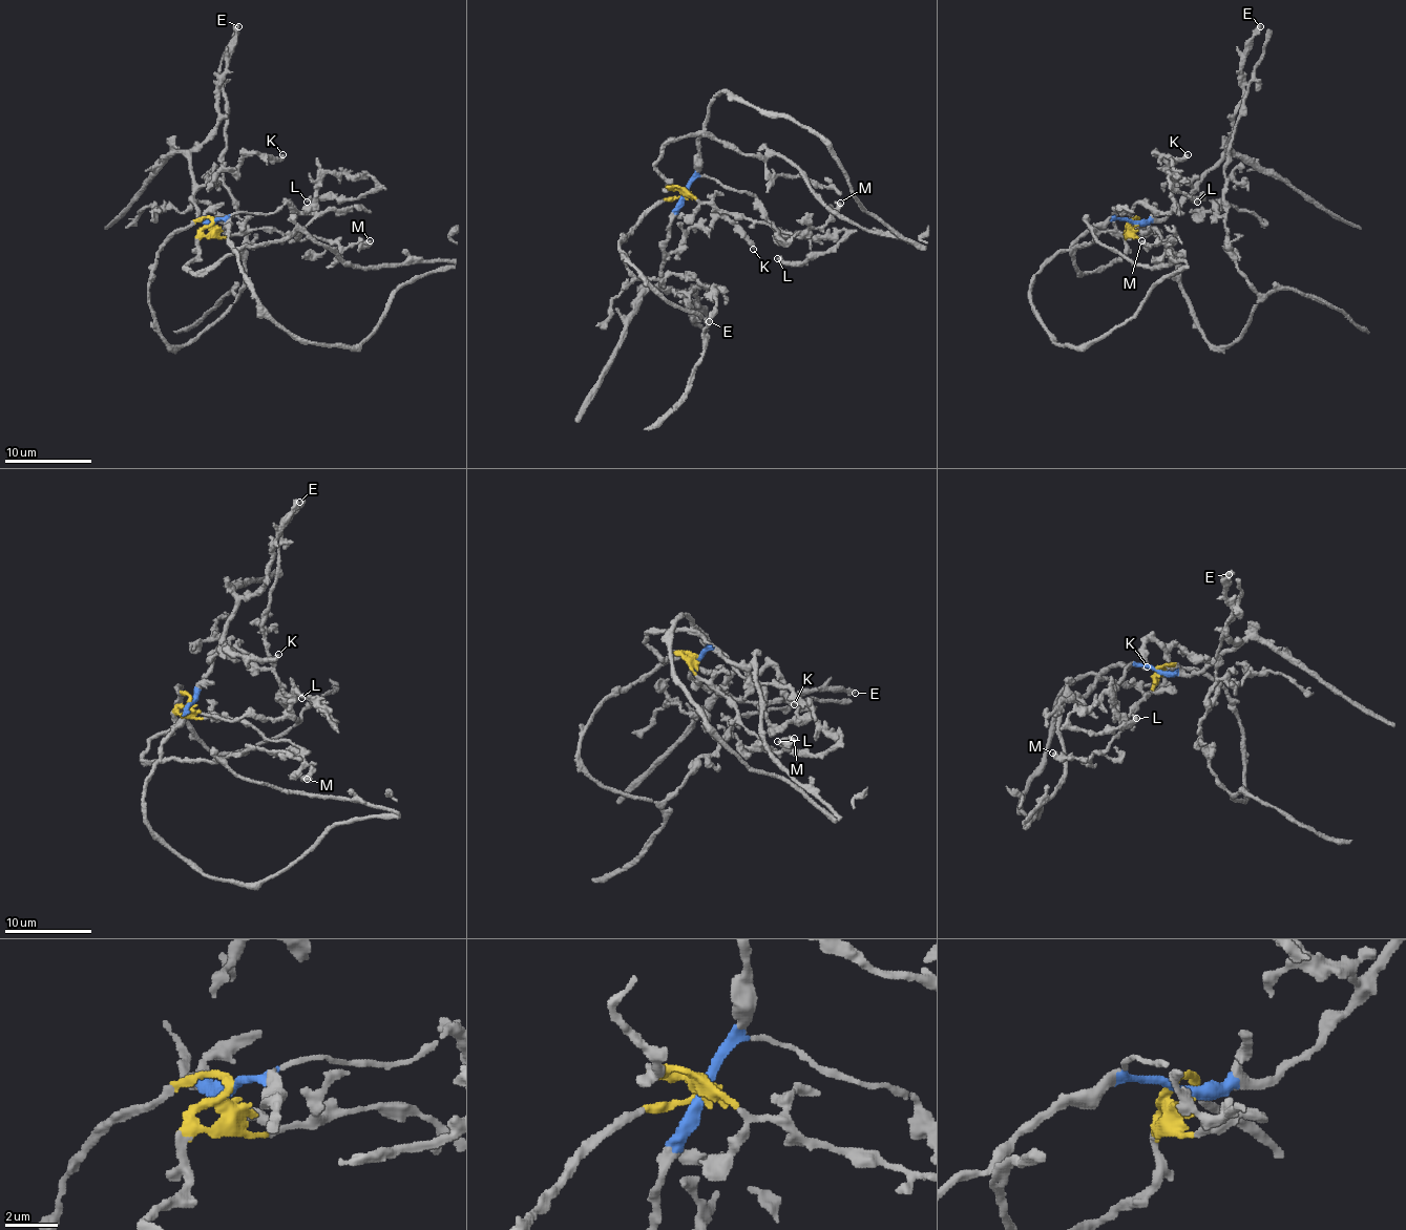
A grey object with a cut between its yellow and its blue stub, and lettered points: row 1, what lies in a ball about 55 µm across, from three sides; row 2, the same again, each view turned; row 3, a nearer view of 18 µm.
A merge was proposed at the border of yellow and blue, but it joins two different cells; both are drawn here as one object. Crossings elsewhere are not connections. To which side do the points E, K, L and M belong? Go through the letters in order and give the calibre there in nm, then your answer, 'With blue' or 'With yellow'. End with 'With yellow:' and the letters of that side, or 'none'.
E: Thickness 440 nm. With blue
K: Thickness 360 nm. With blue
L: Thickness 280 nm. With blue
M: Thickness 340 nm. With yellow
With yellow: M

